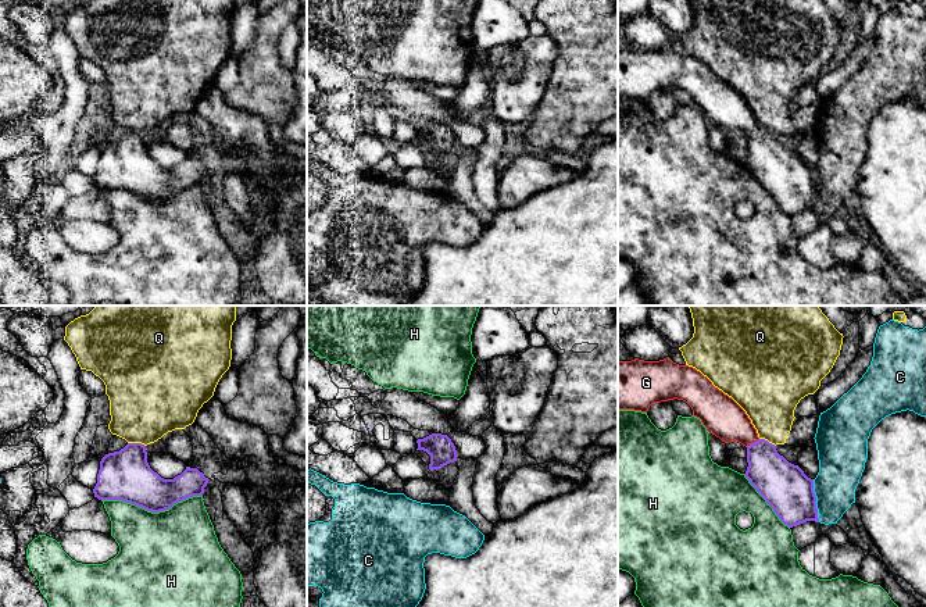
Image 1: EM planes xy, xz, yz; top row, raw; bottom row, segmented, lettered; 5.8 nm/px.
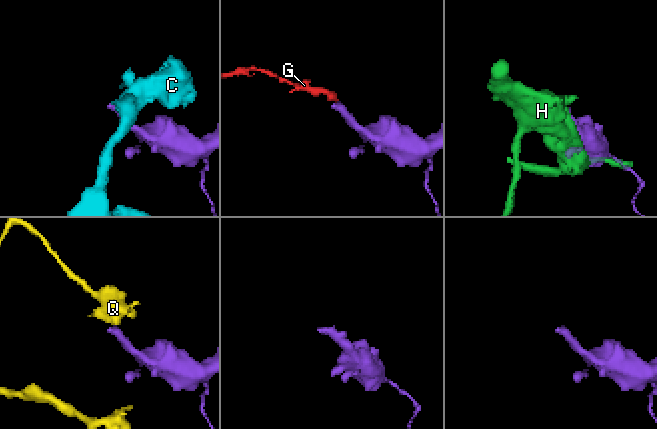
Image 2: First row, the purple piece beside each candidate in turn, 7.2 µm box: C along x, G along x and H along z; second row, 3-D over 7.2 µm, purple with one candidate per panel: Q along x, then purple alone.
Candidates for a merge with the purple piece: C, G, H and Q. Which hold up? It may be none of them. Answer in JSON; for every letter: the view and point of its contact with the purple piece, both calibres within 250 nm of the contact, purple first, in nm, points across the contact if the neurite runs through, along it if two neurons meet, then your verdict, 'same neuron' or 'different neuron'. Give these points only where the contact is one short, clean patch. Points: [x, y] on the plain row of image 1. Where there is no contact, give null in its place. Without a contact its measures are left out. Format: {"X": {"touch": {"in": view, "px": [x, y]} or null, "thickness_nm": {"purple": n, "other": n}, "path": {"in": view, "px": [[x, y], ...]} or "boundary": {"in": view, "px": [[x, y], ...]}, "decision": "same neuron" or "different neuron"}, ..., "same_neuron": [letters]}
{"C": {"touch": {"in": "yz", "px": [815, 189]}, "thickness_nm": {"purple": 280, "other": 260}, "boundary": {"in": "yz", "px": [[812, 168], [819, 210]]}, "decision": "different neuron"}, "G": {"touch": {"in": "yz", "px": [751, 132]}, "thickness_nm": {"purple": 240, "other": 220}, "path": {"in": "yz", "px": [[775, 167], [751, 132], [722, 106]]}, "decision": "same neuron"}, "H": {"touch": {"in": "xy", "px": [152, 200]}, "thickness_nm": {"purple": 280, "other": 480}, "decision": "different neuron"}, "Q": {"touch": {"in": "xy", "px": [136, 132]}, "thickness_nm": {"purple": 300, "other": 440}, "boundary": {"in": "xy", "px": [[128, 131], [140, 131], [145, 135]]}, "decision": "different neuron"}, "same_neuron": ["G"]}

